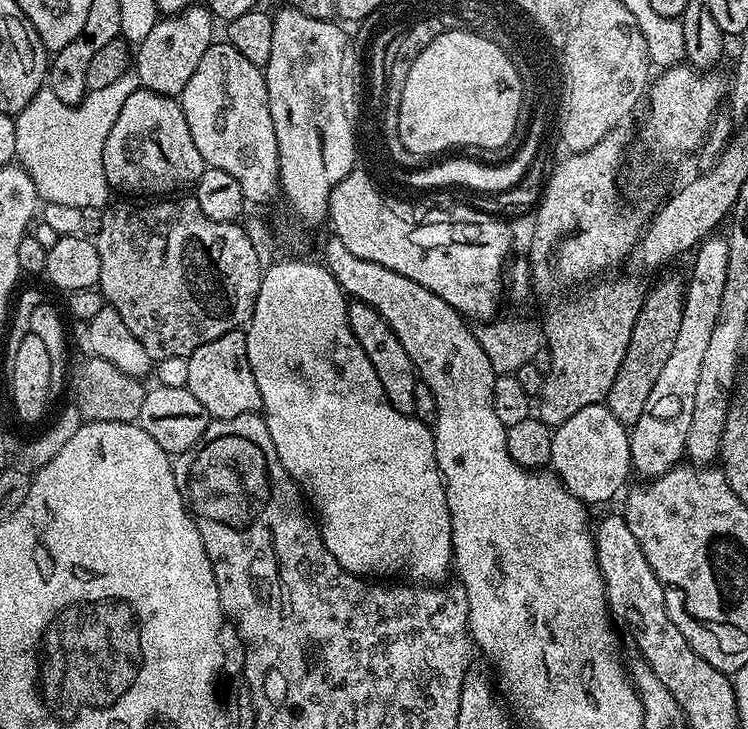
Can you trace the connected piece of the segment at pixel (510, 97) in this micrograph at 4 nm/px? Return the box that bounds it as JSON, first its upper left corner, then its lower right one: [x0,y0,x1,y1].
[399,35,522,153]

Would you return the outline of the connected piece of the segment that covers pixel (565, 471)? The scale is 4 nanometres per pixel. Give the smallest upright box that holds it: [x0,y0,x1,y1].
[551,403,632,506]

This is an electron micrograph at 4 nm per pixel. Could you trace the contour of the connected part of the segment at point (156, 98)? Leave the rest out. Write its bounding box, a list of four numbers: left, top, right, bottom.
[102,87,206,194]

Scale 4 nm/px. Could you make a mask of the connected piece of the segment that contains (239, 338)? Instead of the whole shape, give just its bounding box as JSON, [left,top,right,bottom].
[187,331,262,420]

